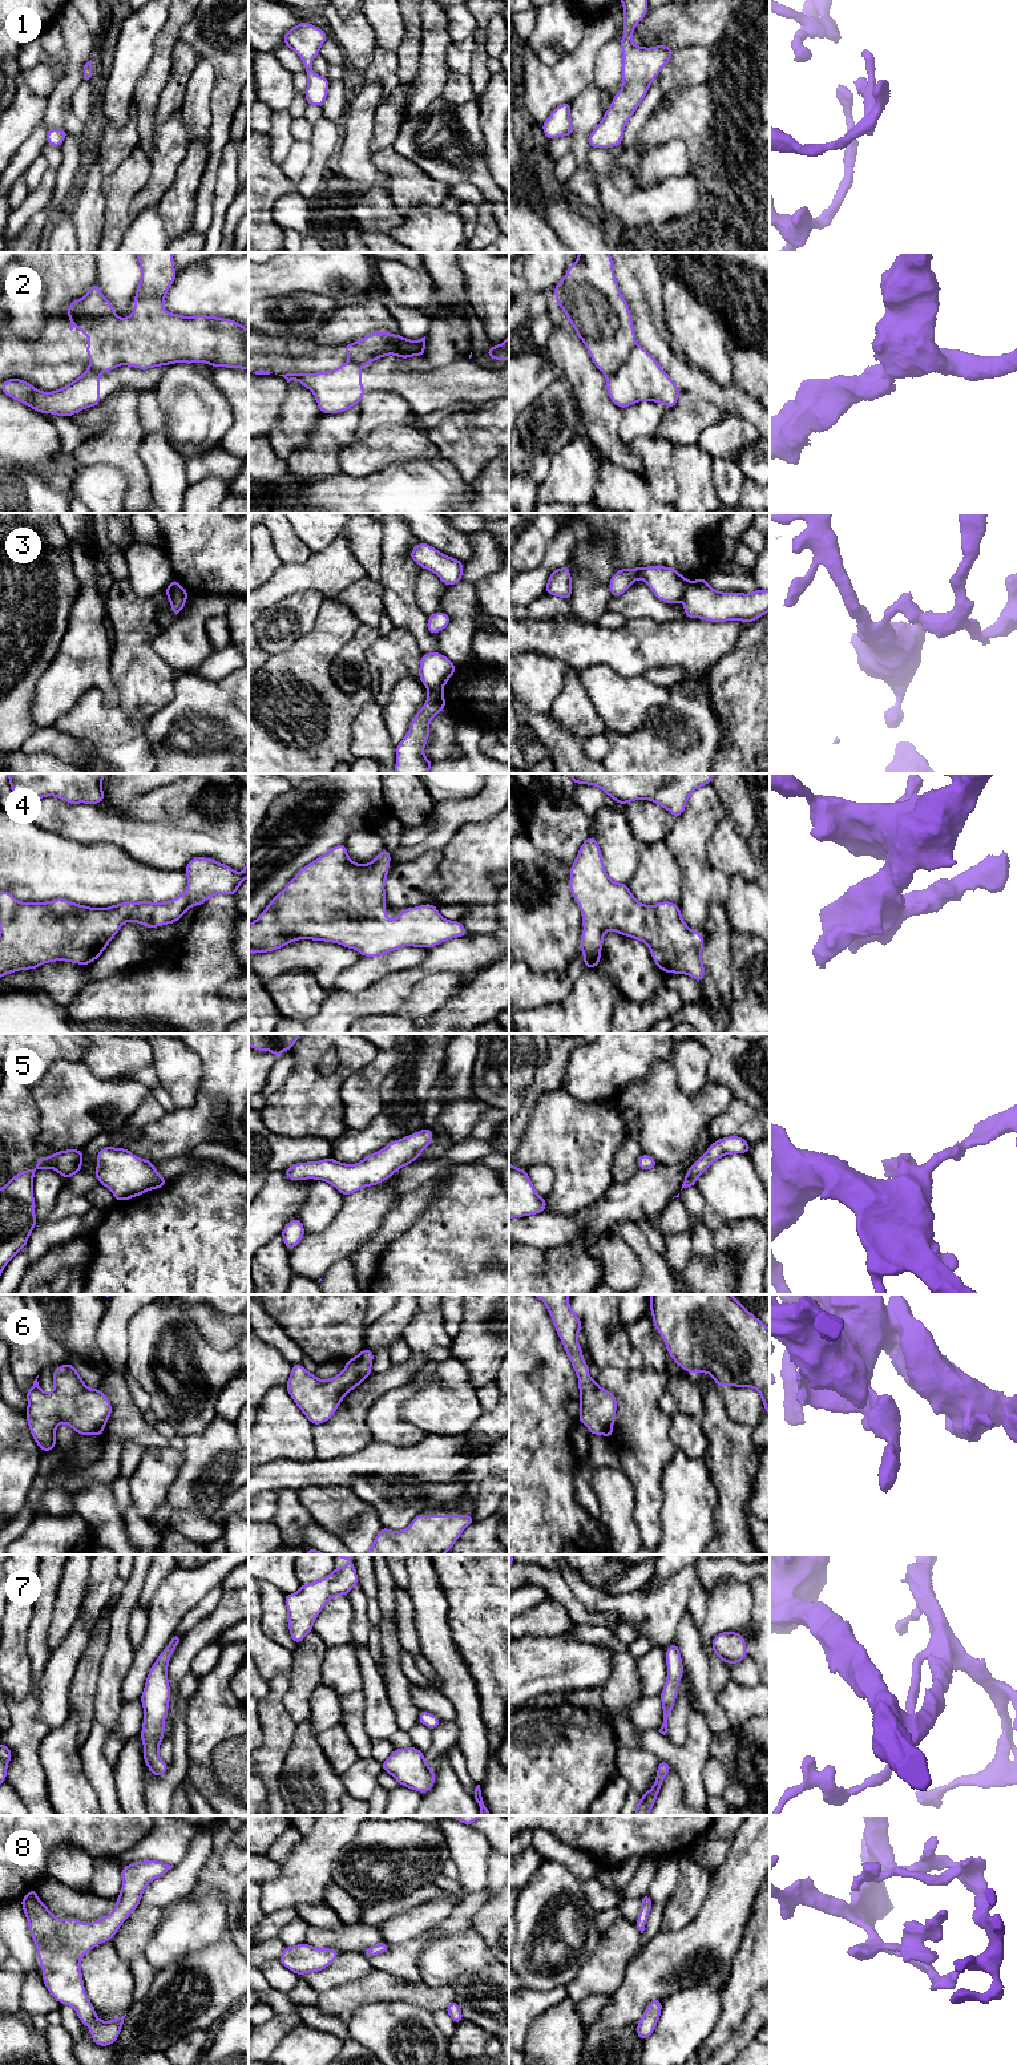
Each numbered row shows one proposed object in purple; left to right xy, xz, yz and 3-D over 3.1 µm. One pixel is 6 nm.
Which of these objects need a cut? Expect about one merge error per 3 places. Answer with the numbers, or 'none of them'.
2, 3

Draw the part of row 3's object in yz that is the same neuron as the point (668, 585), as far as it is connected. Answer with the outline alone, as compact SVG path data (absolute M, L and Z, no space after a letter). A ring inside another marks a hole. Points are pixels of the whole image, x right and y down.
M649 566L617 570L609 585L612 597L622 595L638 578L642 578L653 594L665 603L683 599L687 579L674 567Z

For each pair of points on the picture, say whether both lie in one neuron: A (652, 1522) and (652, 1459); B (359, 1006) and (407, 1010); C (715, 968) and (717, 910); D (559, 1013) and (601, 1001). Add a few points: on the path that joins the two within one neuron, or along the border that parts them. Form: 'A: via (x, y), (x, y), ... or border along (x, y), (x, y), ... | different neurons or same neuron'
A: via (649, 1506), (649, 1475) | same neuron
B: border along (416, 983), (406, 1001), (394, 1013) | different neurons
C: via (717, 953), (719, 925) | same neuron
D: via (569, 1013), (584, 1013), (590, 1006) | same neuron

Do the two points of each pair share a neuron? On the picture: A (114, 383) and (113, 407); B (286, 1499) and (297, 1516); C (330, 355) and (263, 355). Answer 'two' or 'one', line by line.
A: two
B: one
C: one

